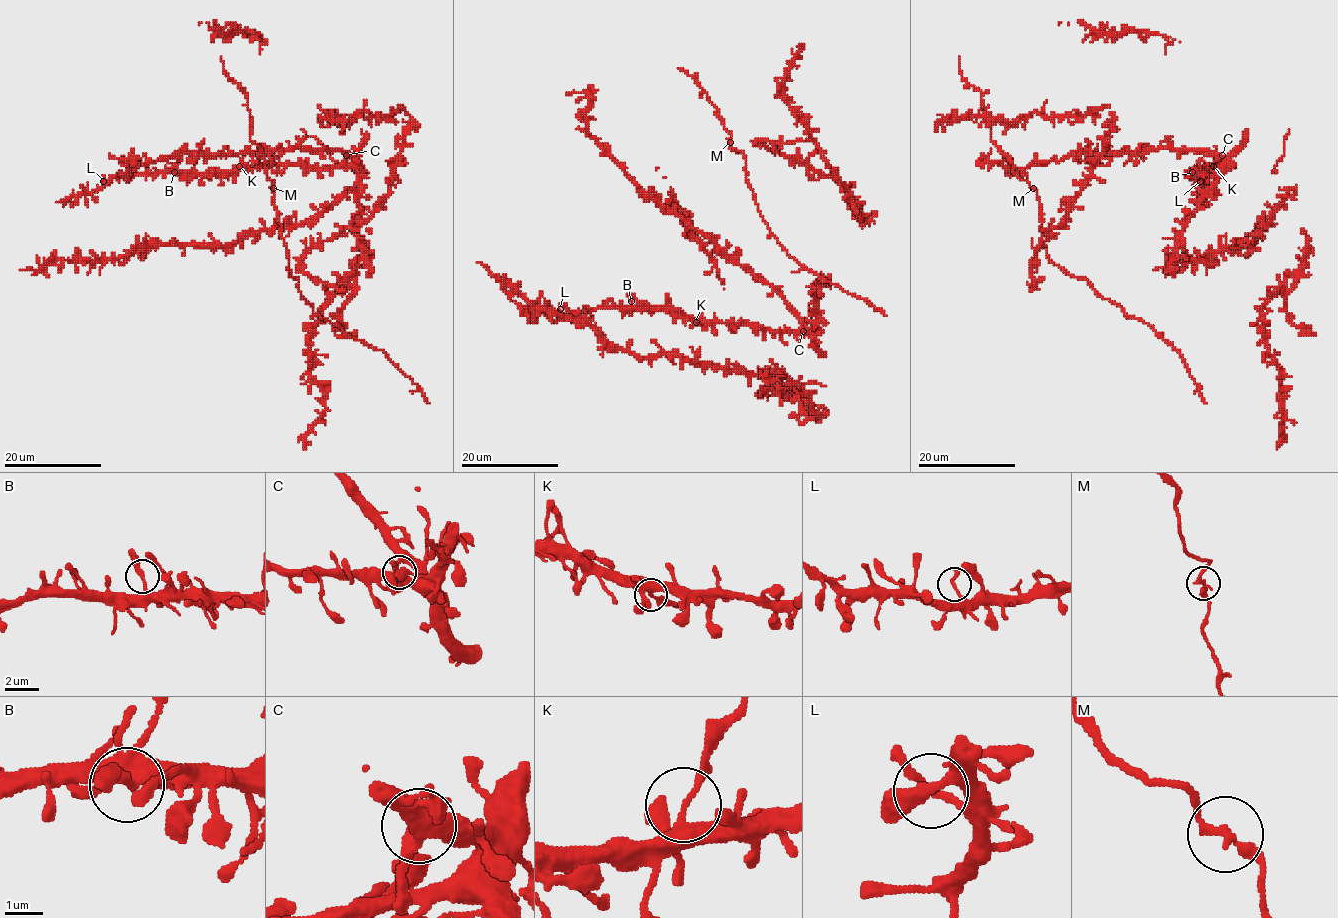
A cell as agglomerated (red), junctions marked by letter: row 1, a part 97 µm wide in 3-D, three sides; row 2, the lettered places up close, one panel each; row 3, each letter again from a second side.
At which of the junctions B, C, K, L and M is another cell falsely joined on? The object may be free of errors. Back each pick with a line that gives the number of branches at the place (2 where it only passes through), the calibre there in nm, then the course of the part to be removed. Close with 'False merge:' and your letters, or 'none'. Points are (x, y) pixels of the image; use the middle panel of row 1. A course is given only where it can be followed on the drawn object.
K: 2 branches meet; 240 nm thick
False merge: K

